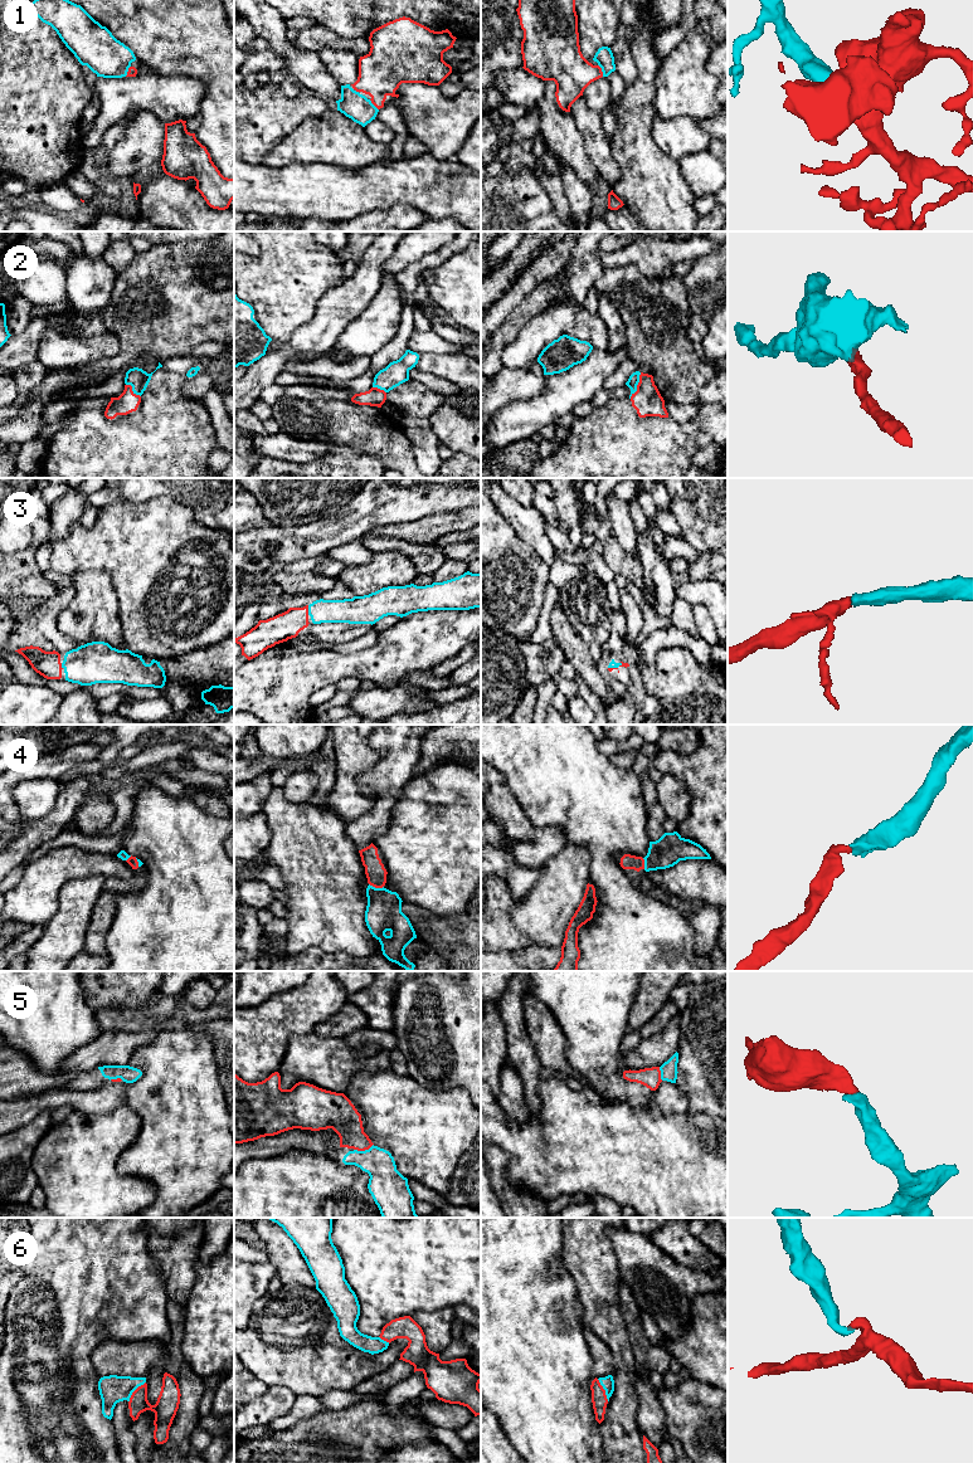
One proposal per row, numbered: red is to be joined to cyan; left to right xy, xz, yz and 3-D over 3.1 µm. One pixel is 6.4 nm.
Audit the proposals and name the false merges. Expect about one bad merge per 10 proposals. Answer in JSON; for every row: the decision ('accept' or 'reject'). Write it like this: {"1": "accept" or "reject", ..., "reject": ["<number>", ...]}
{"1": "accept", "2": "accept", "3": "accept", "4": "accept", "5": "accept", "6": "accept", "reject": []}

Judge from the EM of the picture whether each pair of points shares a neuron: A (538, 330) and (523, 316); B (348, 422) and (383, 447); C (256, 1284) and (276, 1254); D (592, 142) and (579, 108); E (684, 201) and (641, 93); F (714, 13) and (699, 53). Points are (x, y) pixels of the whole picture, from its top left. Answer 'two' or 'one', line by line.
A: two
B: one
C: two
D: one
E: one
F: two

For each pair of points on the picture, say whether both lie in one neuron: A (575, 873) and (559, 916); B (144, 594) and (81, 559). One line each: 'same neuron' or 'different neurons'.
A: same neuron
B: same neuron

